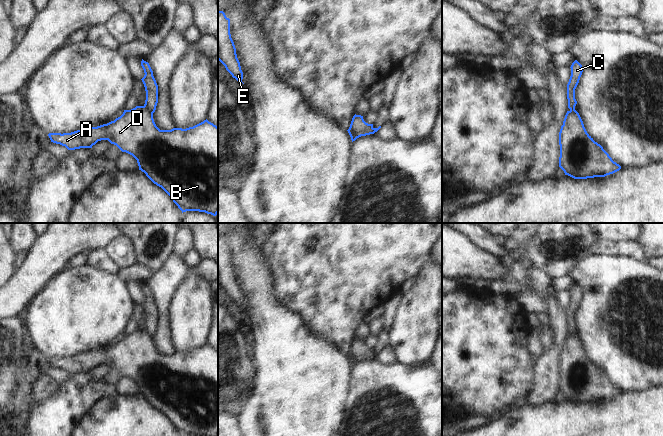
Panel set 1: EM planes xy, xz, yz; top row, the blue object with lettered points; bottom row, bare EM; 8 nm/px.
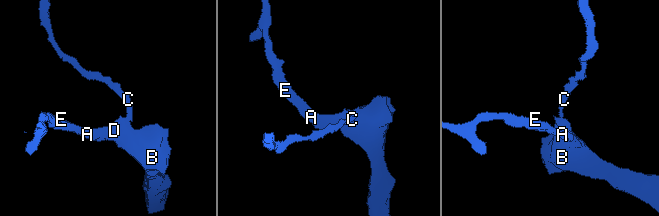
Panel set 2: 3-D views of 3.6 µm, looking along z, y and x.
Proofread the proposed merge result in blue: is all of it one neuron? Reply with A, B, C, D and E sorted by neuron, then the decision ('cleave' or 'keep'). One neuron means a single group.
groups A B D E / C; cleave

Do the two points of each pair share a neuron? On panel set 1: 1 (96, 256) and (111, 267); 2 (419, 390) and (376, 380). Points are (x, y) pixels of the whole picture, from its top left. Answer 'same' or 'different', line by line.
1: same
2: same

